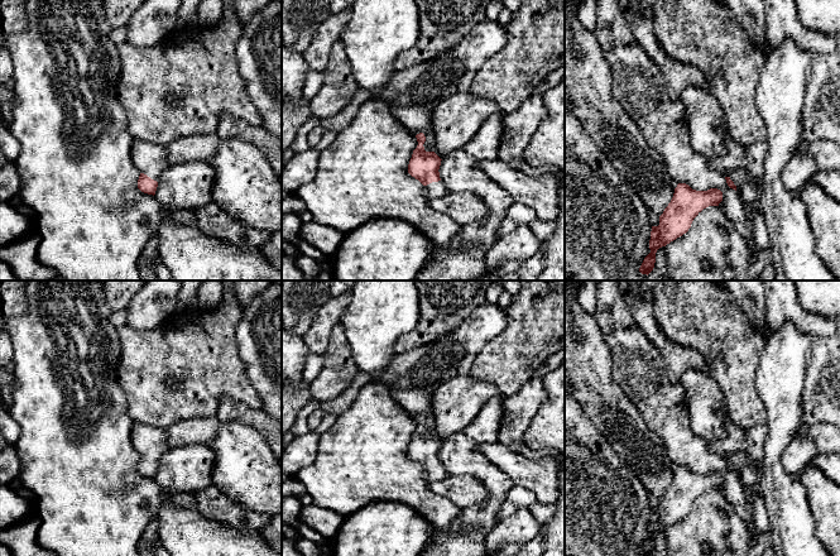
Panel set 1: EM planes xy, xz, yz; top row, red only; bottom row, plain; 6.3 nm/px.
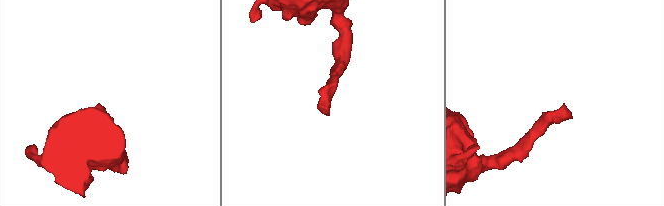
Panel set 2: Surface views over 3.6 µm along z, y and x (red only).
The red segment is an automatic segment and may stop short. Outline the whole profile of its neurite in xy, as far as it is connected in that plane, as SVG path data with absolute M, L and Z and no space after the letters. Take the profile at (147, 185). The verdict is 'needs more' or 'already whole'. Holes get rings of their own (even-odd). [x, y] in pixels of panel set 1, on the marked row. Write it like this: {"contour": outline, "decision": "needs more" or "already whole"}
{"contour": "M135 139L131 148L131 159L140 172L138 188L154 196L160 174L169 166L167 163L165 145Z", "decision": "needs more"}

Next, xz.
{"contour": "M423 133L416 135L418 145L413 150L408 164L408 173L418 179L423 186L427 200L443 197L450 191L440 178L441 158L435 152L424 150L426 136Z", "decision": "needs more"}

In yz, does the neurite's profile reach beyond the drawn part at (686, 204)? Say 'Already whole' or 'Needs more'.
Already whole

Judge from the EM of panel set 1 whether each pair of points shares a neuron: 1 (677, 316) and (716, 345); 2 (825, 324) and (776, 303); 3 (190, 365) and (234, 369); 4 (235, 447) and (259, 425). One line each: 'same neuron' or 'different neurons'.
1: same neuron
2: same neuron
3: same neuron
4: different neurons

